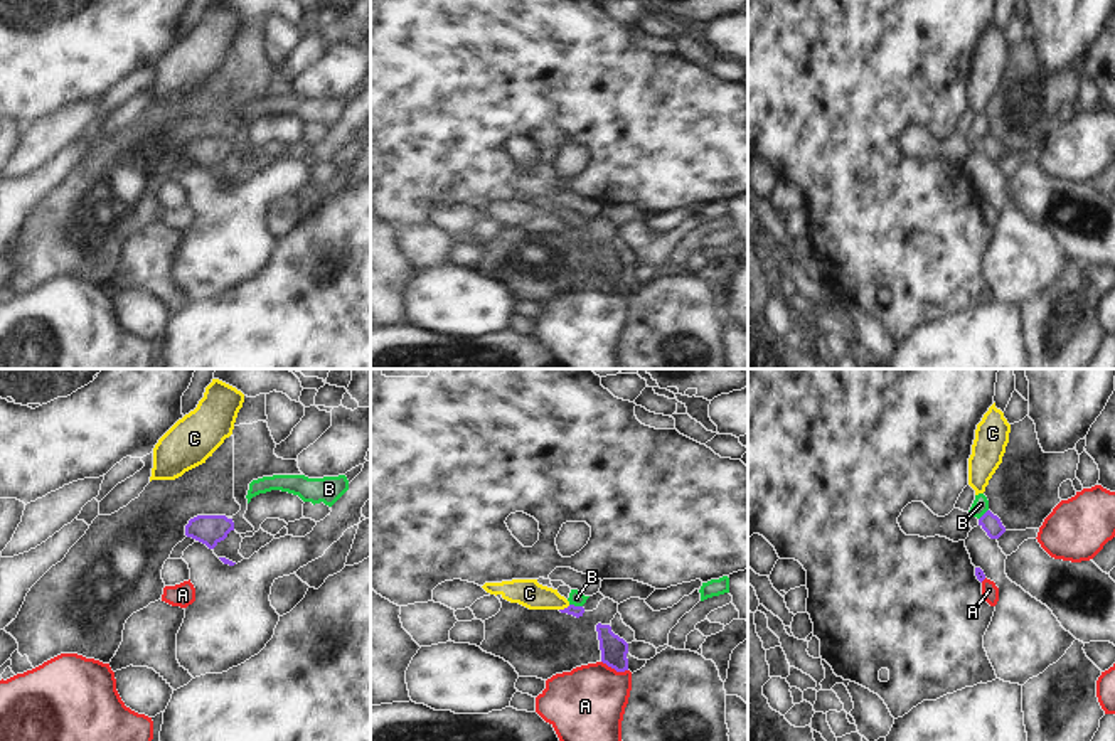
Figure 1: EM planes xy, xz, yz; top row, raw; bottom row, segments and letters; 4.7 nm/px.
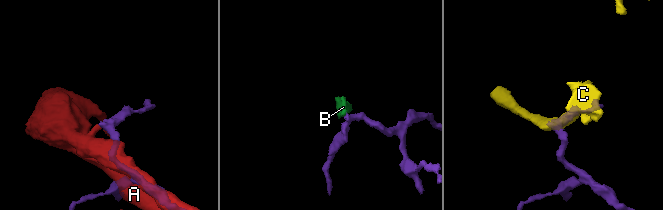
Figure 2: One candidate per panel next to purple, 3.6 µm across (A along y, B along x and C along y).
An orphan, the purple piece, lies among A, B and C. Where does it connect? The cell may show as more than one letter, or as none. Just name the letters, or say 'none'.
C

